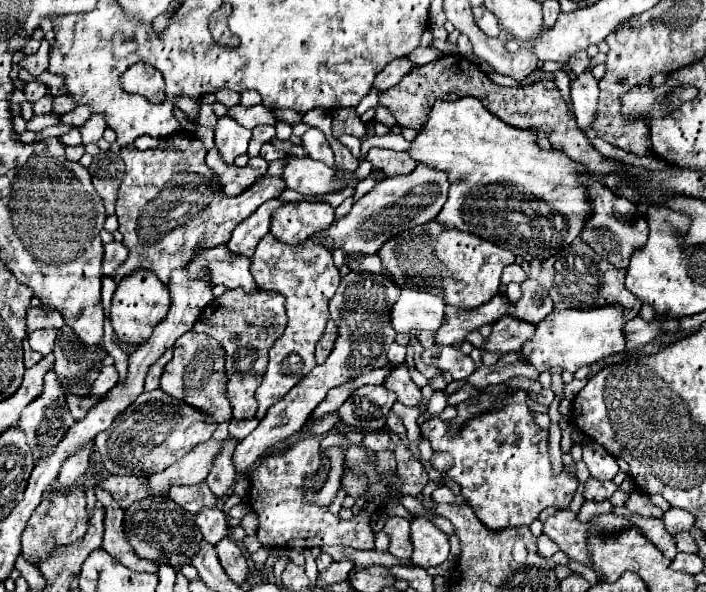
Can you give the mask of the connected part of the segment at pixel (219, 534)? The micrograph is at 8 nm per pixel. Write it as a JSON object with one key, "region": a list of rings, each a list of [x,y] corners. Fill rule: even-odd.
{"region":[[[210,508],[210,510],[202,510],[198,512],[196,518],[198,528],[204,534],[204,540],[210,542],[212,546],[216,546],[222,538],[226,538],[228,532],[228,518],[224,512],[220,512],[218,508]]]}

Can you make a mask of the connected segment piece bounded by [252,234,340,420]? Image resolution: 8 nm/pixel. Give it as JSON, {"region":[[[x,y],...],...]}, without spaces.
{"region":[[[266,234],[252,256],[252,276],[260,290],[280,292],[286,298],[288,314],[286,332],[274,342],[272,350],[268,352],[268,370],[256,390],[256,418],[262,420],[266,410],[282,400],[316,366],[314,348],[324,334],[326,322],[330,320],[328,304],[340,284],[340,272],[332,262],[332,252],[316,244],[316,240],[306,240],[300,246],[290,246],[276,240],[272,234]]]}

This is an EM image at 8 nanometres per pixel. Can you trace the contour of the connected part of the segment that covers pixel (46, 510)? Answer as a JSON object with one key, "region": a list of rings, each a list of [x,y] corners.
{"region":[[[82,486],[76,488],[64,488],[64,492],[50,490],[46,492],[42,504],[32,512],[24,532],[22,532],[22,556],[34,564],[40,566],[48,558],[52,558],[56,548],[70,546],[74,542],[80,542],[88,530],[88,512],[86,512],[86,494]]]}

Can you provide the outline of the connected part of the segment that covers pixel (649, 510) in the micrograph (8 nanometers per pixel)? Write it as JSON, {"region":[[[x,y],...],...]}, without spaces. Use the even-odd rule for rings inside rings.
{"region":[[[638,490],[630,494],[630,498],[626,502],[626,508],[630,512],[646,516],[646,518],[660,518],[662,516],[662,510],[650,502],[650,496],[644,494],[644,492],[638,492]]]}

